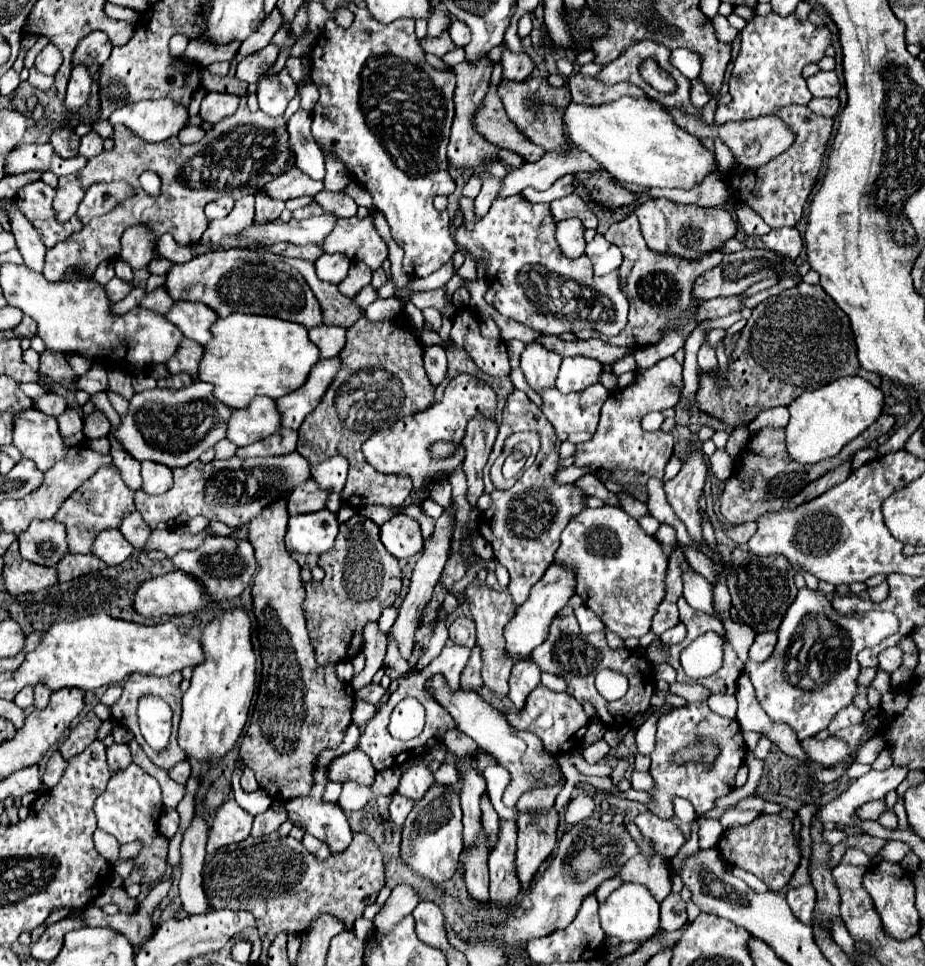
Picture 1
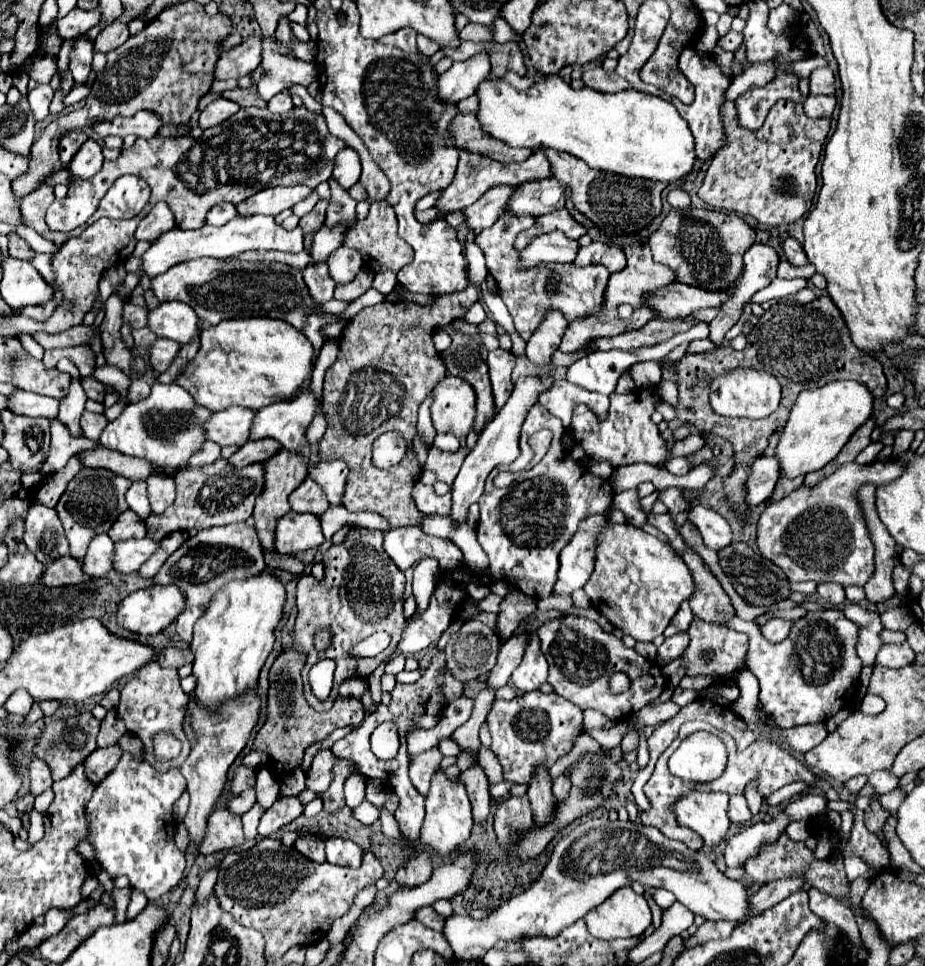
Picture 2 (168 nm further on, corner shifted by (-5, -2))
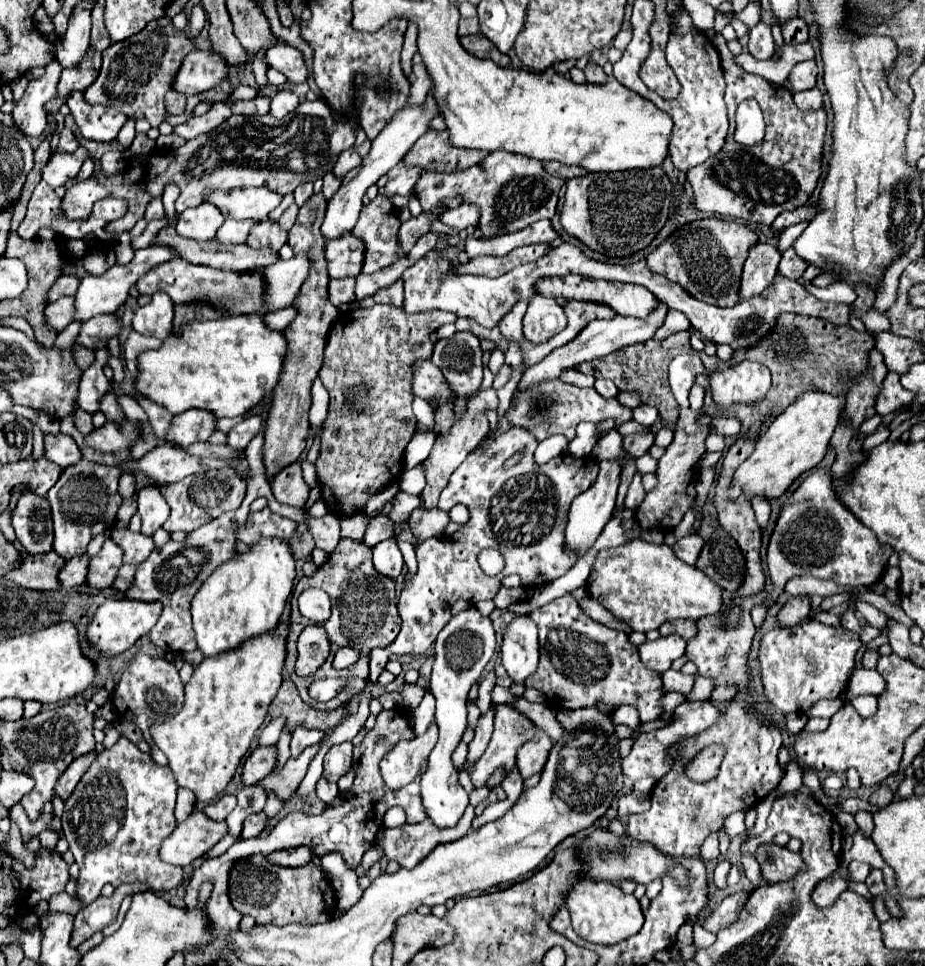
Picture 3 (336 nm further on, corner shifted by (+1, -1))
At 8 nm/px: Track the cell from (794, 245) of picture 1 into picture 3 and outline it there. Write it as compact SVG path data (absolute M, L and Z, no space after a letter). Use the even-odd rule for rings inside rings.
M790 247L790 249L786 249L786 251L782 253L780 265L778 265L778 273L784 275L784 277L788 277L788 279L800 279L802 271L804 271L806 267L808 267L808 263L802 261L802 259L794 253L794 249Z

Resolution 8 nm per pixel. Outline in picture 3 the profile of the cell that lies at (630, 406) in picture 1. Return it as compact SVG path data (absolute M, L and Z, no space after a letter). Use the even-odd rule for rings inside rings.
M560 379L524 389L524 393L516 397L516 405L512 405L512 423L530 429L538 441L546 439L552 433L564 433L568 441L572 441L576 437L576 425L580 421L602 423L606 419L614 419L618 429L622 423L632 419L632 409L624 407L616 397L604 399L600 393L596 393L596 389L578 389L574 385L564 385Z

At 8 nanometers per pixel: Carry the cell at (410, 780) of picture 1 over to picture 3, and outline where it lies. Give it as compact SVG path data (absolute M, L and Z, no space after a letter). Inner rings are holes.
M432 723L424 735L418 735L412 741L396 743L394 749L380 763L386 785L392 789L400 789L412 783L420 775L420 767L428 759L428 753L434 749L436 739L436 723Z

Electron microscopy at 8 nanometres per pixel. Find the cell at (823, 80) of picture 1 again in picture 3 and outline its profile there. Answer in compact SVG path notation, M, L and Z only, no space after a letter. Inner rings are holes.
M814 59L812 61L802 61L792 69L788 81L792 83L794 91L806 91L806 89L816 87L816 75L818 75L816 61Z

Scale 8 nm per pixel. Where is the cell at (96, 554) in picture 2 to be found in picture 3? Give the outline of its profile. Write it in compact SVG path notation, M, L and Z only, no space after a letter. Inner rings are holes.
M86 553L66 561L64 569L60 571L60 581L62 581L64 589L72 589L72 587L86 581L86 577L88 577L88 561L90 561L90 557Z

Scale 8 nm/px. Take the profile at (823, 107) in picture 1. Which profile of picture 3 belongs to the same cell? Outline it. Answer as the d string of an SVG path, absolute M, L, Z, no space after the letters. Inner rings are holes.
M818 87L794 93L793 100L800 110L818 111L823 107L823 94Z

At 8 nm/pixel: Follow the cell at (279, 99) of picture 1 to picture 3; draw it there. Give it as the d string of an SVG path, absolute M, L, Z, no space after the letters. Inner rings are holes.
M290 89L278 91L278 93L272 97L270 115L274 115L274 117L284 117L284 115L292 113L292 109L296 109L298 103L300 103L300 99L298 99Z

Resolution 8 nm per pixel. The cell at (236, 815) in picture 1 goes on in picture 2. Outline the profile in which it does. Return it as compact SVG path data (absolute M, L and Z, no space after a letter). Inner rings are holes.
M226 808L214 810L206 824L206 834L202 844L198 846L200 854L214 854L222 850L230 850L244 844L242 822L240 816L230 814Z

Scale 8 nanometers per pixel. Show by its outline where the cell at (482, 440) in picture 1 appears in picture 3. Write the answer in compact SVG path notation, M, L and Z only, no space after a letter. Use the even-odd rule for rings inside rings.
M454 333L448 339L436 343L432 361L444 373L450 387L458 397L470 399L478 395L482 385L482 349L480 341L472 333Z

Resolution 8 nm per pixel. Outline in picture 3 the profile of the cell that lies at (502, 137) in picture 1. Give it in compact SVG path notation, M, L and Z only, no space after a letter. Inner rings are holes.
M426 131L406 153L408 165L420 165L424 171L452 171L472 167L488 155L478 149L454 147L448 137L448 131Z

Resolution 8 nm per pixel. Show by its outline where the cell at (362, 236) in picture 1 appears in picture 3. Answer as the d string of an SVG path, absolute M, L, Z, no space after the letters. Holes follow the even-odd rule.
M378 195L376 199L372 199L368 205L362 207L360 211L360 219L356 223L356 227L352 229L352 233L364 243L366 251L364 251L364 265L362 265L362 273L370 275L374 271L384 269L386 265L392 265L400 259L406 257L406 253L402 251L402 245L398 241L398 229L400 229L400 219L392 207L392 203L388 201L388 197Z

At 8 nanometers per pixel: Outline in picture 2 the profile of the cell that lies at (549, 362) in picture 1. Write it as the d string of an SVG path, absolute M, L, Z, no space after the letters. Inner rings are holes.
M548 310L546 318L540 322L538 330L534 330L532 338L526 342L526 356L542 370L554 372L550 356L558 348L562 334L566 332L568 322L560 310Z

